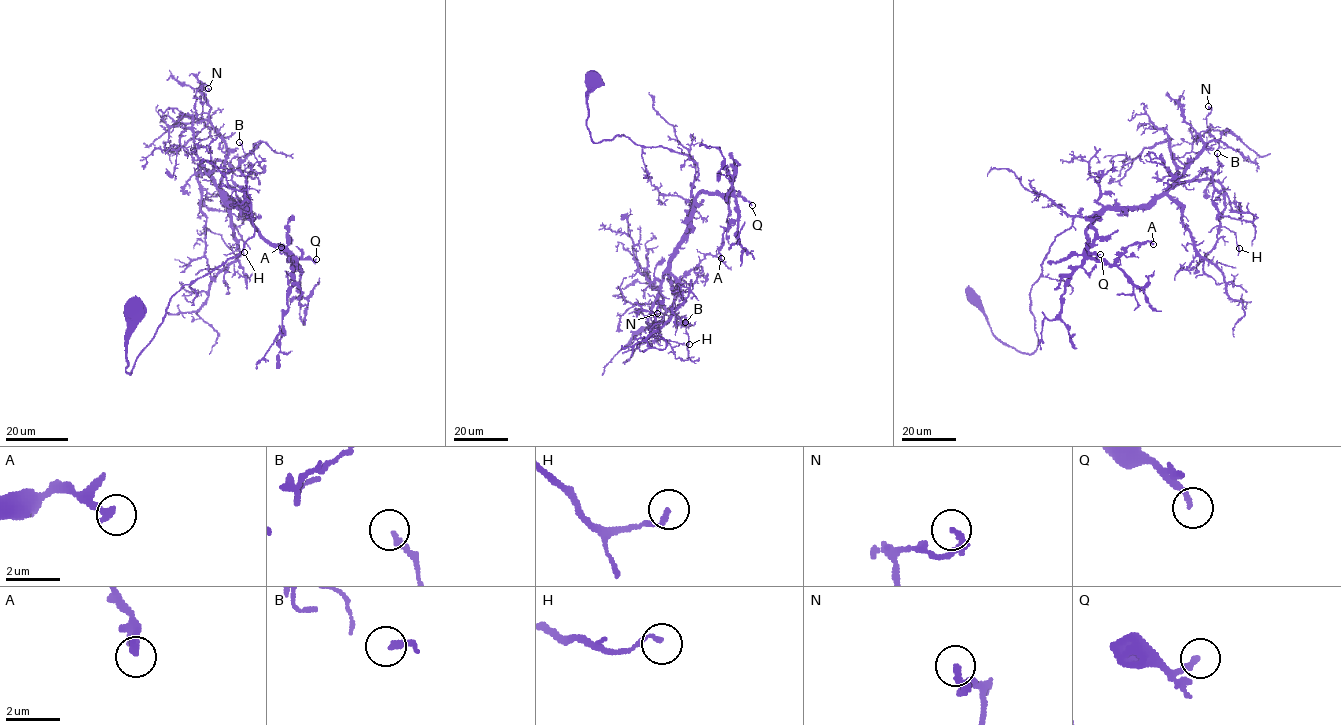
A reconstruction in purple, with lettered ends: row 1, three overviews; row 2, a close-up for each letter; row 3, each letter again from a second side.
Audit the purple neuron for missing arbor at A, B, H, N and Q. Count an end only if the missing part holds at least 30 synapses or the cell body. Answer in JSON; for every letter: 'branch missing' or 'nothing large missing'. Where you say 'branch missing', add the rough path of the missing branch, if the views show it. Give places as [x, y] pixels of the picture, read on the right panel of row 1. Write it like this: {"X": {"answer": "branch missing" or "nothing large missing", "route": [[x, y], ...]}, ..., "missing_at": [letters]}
{"A": {"answer": "nothing large missing"}, "B": {"answer": "nothing large missing"}, "H": {"answer": "nothing large missing"}, "N": {"answer": "nothing large missing"}, "Q": {"answer": "nothing large missing"}, "missing_at": []}

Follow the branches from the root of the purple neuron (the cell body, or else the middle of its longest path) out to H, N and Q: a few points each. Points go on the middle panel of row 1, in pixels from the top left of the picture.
H: (593, 78), (586, 126), (595, 143), (624, 135), (697, 165), (691, 228), (649, 318), (663, 338), (689, 344)
N: (593, 78), (595, 143), (624, 135), (698, 167), (691, 228), (669, 271), (674, 301), (656, 324), (657, 313)
Q: (593, 78), (586, 126), (595, 143), (624, 135), (686, 154), (698, 167), (694, 196), (731, 192), (752, 205)

